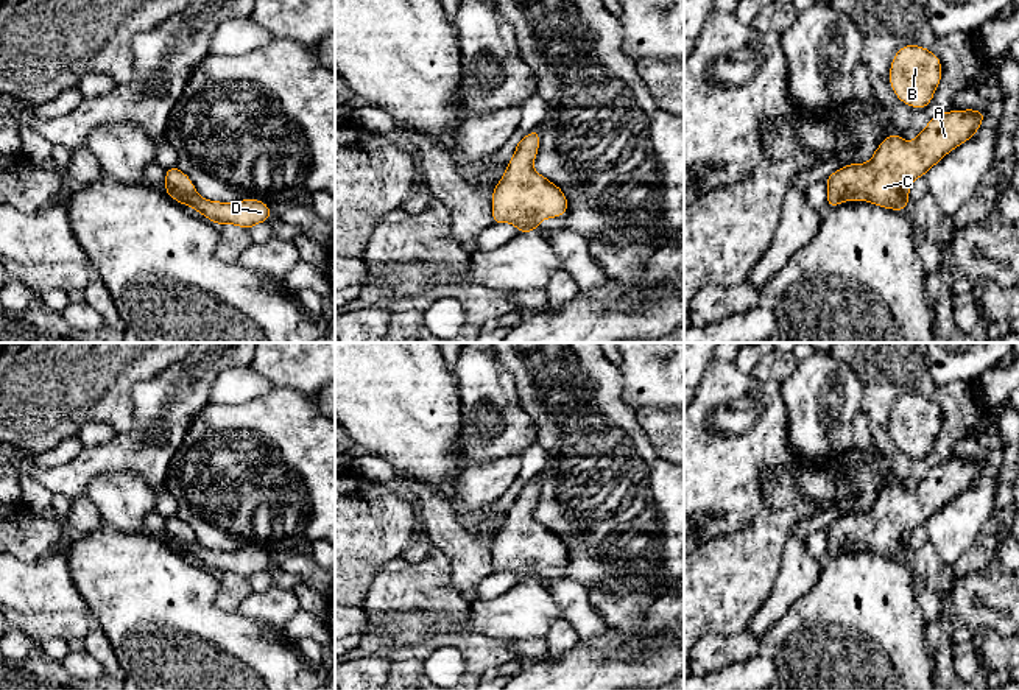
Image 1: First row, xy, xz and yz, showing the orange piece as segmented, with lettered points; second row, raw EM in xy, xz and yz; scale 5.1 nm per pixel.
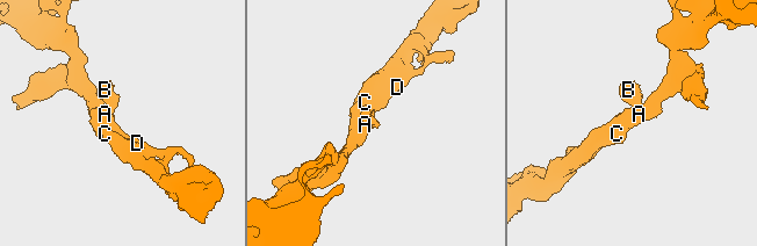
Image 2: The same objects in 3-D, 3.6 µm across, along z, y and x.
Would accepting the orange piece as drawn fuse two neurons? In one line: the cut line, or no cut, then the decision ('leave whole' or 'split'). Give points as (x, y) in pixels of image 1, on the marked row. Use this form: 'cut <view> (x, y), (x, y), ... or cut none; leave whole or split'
cut none; leave whole

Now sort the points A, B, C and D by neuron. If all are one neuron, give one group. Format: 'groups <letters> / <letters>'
groups A B C D

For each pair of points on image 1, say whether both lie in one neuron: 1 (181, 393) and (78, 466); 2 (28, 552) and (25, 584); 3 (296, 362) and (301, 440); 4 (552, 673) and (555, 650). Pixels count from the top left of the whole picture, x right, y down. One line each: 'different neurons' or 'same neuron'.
1: same neuron
2: different neurons
3: different neurons
4: different neurons

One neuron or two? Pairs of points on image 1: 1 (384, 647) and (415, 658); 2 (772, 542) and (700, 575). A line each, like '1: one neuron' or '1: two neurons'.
1: one neuron
2: one neuron

